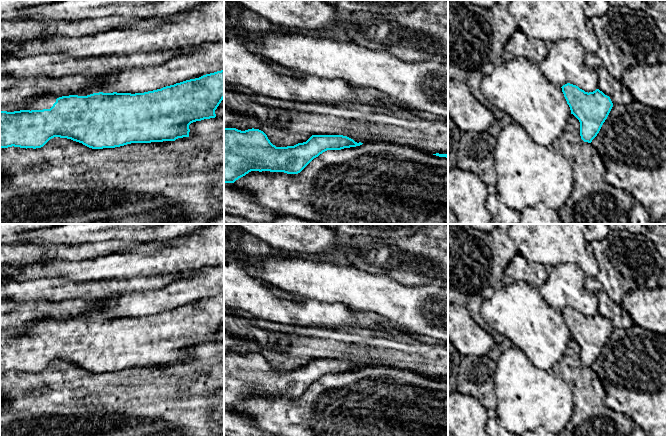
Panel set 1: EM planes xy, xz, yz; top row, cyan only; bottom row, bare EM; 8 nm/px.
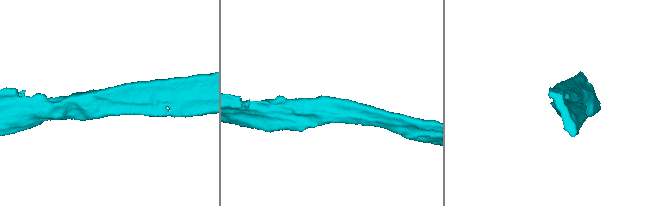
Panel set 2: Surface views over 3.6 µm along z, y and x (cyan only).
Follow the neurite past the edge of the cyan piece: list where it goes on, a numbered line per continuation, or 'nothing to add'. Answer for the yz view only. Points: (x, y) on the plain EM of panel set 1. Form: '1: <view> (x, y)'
nothing to add

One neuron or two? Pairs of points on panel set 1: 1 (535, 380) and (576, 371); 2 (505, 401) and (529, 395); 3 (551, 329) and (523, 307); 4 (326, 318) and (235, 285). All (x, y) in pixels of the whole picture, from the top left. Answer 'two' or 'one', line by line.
1: two
2: one
3: one
4: one

